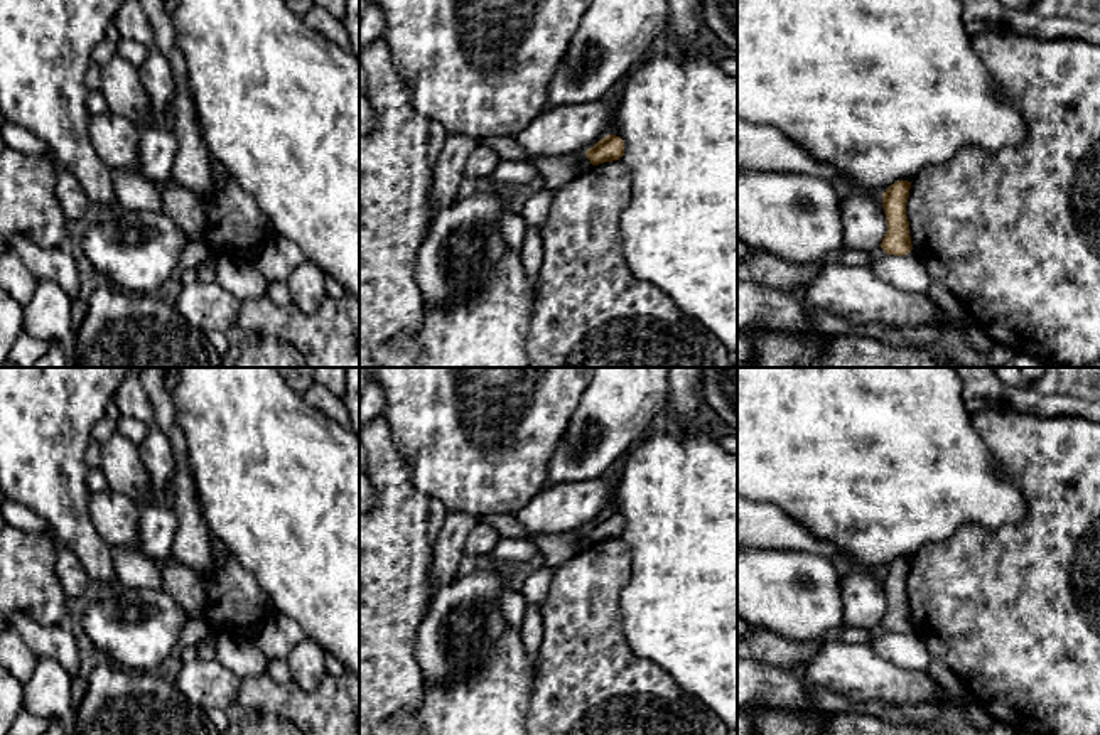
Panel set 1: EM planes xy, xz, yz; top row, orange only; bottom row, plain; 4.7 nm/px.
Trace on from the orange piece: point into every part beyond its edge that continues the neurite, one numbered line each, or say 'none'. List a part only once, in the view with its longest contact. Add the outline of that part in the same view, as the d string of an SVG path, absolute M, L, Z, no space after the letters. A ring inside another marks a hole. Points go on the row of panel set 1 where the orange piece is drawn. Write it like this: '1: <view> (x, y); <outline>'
none

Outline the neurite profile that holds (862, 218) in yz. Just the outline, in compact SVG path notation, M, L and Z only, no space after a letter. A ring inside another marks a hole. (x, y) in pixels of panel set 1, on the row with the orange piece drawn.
M847 189L840 202L844 244L874 255L887 231L882 194Z

